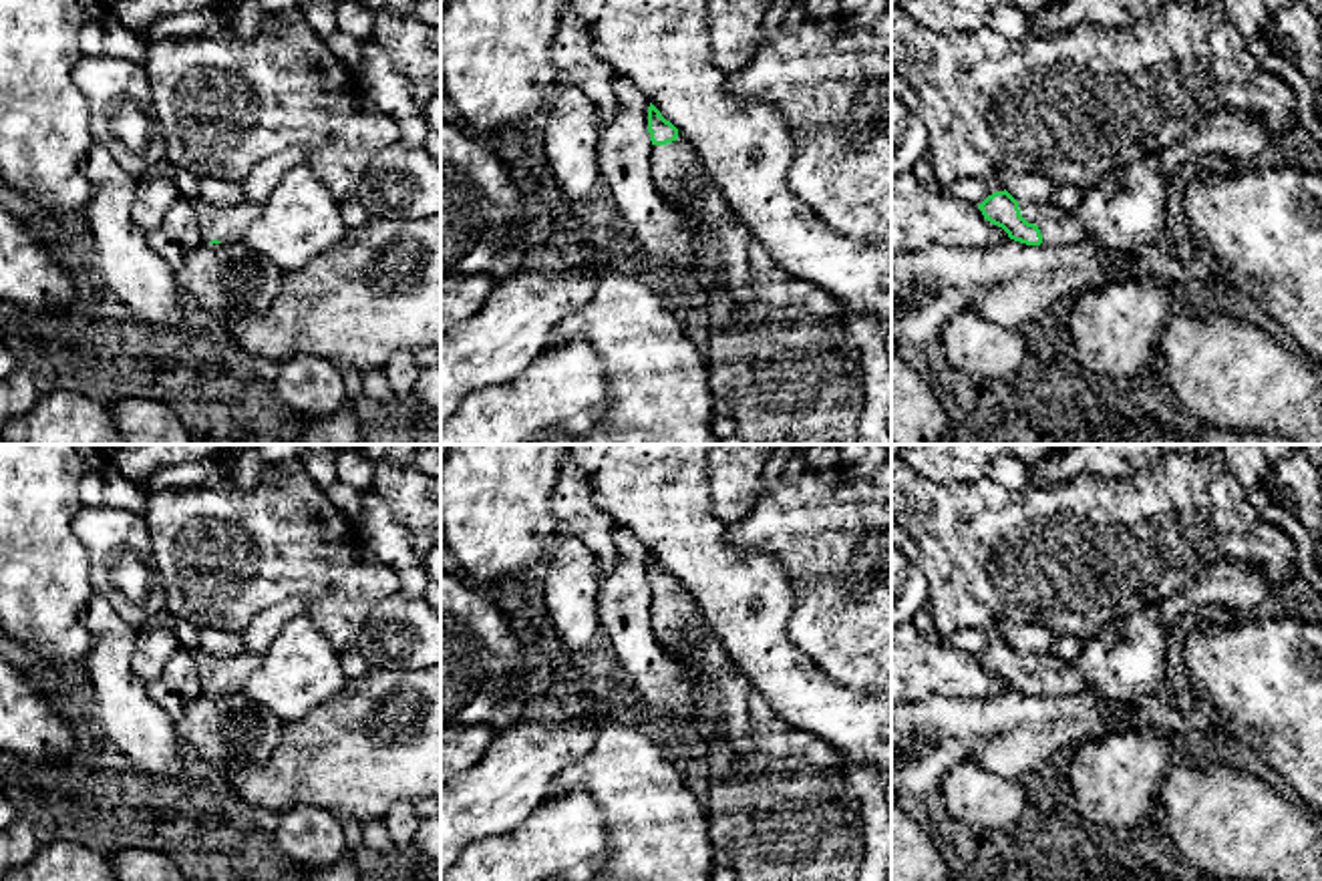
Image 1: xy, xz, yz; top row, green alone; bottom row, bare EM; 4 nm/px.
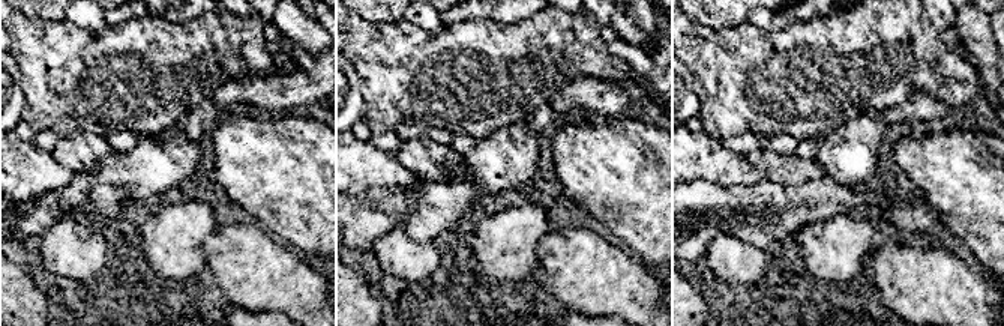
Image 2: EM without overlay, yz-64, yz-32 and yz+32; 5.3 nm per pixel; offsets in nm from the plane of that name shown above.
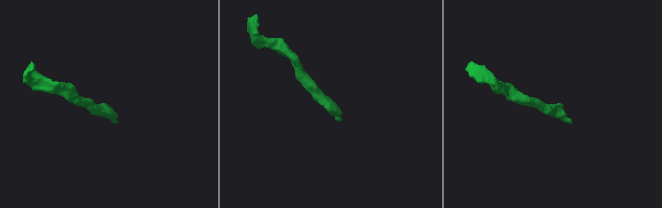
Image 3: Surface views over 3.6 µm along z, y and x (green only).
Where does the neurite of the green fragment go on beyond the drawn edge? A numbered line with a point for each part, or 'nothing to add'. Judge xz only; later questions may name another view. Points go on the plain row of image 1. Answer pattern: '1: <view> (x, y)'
1: xz (677, 618)

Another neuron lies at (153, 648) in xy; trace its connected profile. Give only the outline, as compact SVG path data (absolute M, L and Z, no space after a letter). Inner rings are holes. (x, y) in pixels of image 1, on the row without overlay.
M139 630L137 646L131 658L131 668L149 684L163 672L167 660L179 648L179 636L173 630Z

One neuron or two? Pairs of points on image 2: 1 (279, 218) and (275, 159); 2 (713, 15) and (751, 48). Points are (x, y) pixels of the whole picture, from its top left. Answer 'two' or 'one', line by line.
1: one
2: two

